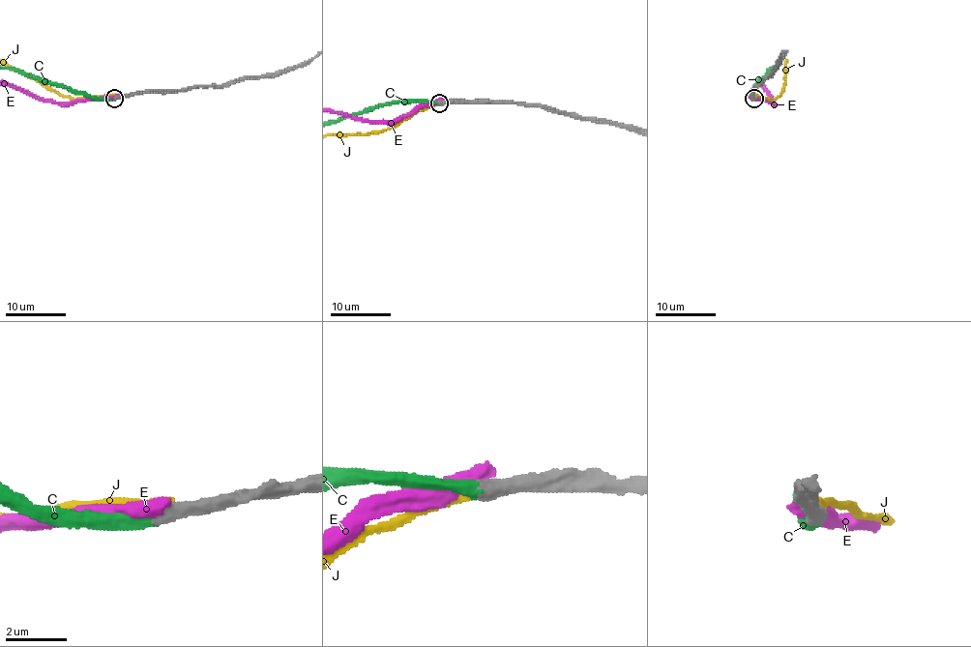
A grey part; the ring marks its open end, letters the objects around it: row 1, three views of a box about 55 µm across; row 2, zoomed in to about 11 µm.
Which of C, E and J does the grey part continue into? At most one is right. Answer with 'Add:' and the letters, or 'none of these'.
Add: C

